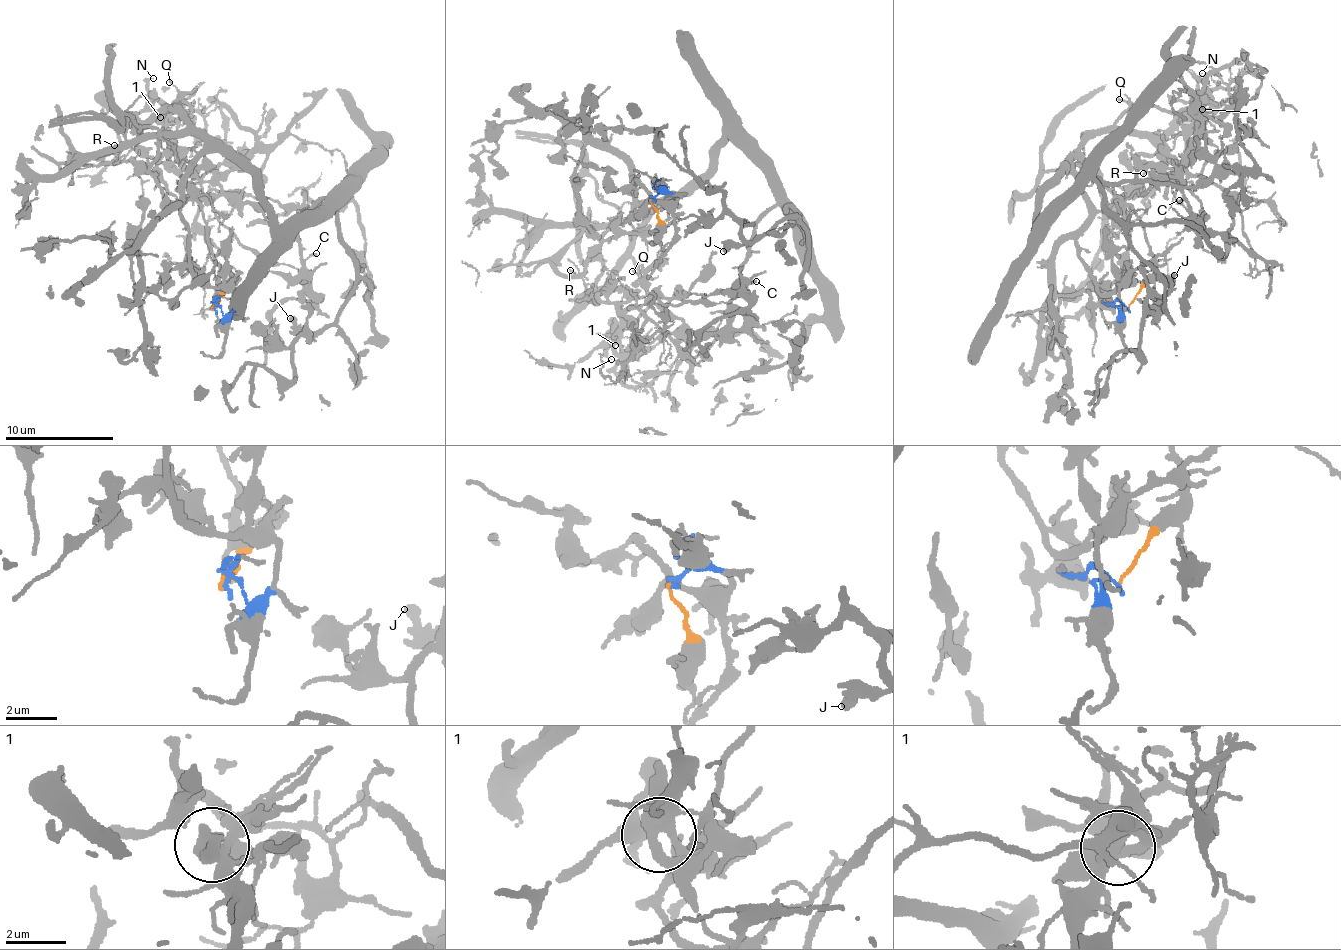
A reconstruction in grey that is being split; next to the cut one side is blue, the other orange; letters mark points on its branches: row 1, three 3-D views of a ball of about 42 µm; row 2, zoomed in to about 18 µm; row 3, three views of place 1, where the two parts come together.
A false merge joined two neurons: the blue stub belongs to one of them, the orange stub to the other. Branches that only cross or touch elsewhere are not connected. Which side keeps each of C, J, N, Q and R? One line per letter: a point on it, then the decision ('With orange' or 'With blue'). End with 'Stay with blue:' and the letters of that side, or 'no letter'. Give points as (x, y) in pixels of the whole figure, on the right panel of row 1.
C: Place: (1179, 200). With blue
J: Place: (1174, 275). With blue
N: Place: (1202, 73). With blue
Q: Place: (1119, 99). With blue
R: Place: (1143, 173). With orange
Stay with blue: C, J, N, Q

